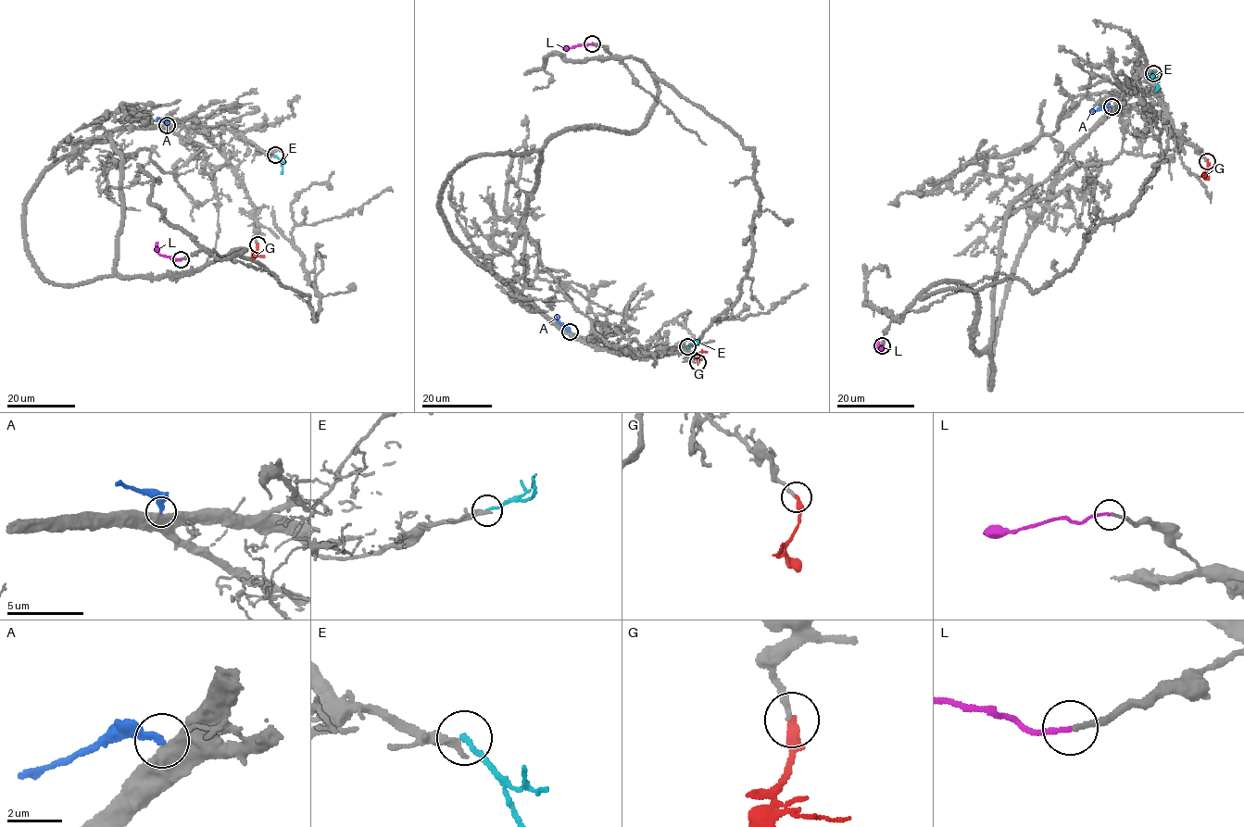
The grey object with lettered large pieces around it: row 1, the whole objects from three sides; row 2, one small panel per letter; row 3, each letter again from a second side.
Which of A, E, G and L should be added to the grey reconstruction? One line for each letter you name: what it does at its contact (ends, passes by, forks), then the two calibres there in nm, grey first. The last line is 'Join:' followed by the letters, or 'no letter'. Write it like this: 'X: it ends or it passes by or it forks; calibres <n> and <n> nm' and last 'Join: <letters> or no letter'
G: it ends; calibres 200 and 340 nm
L: it ends; calibres 200 and 170 nm
Join: G, L

